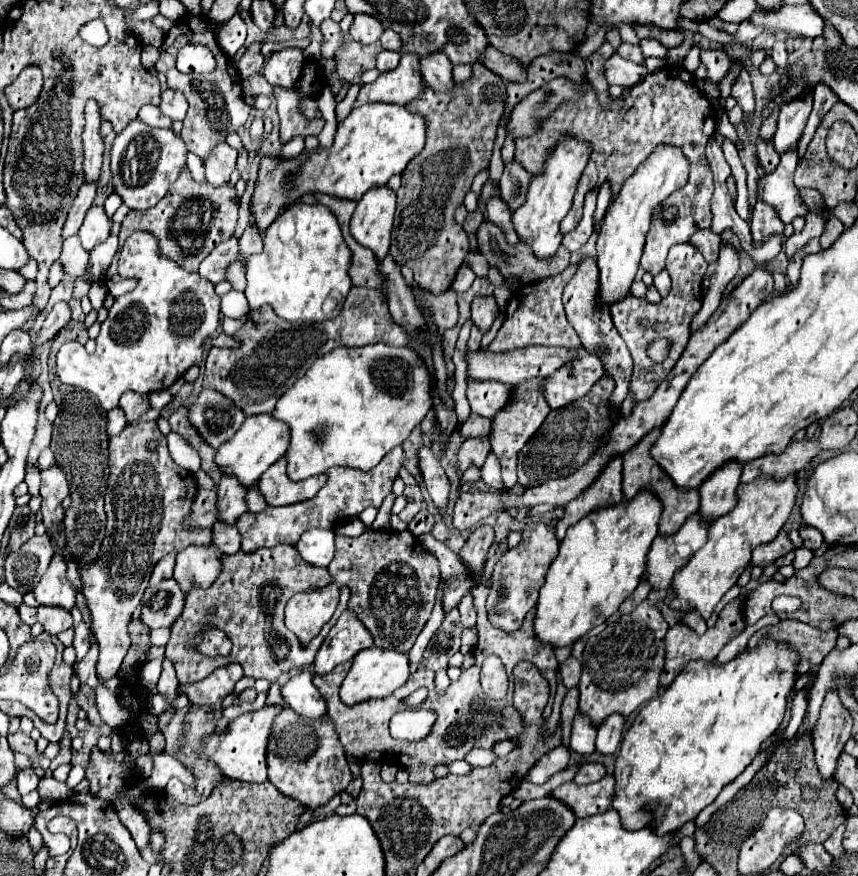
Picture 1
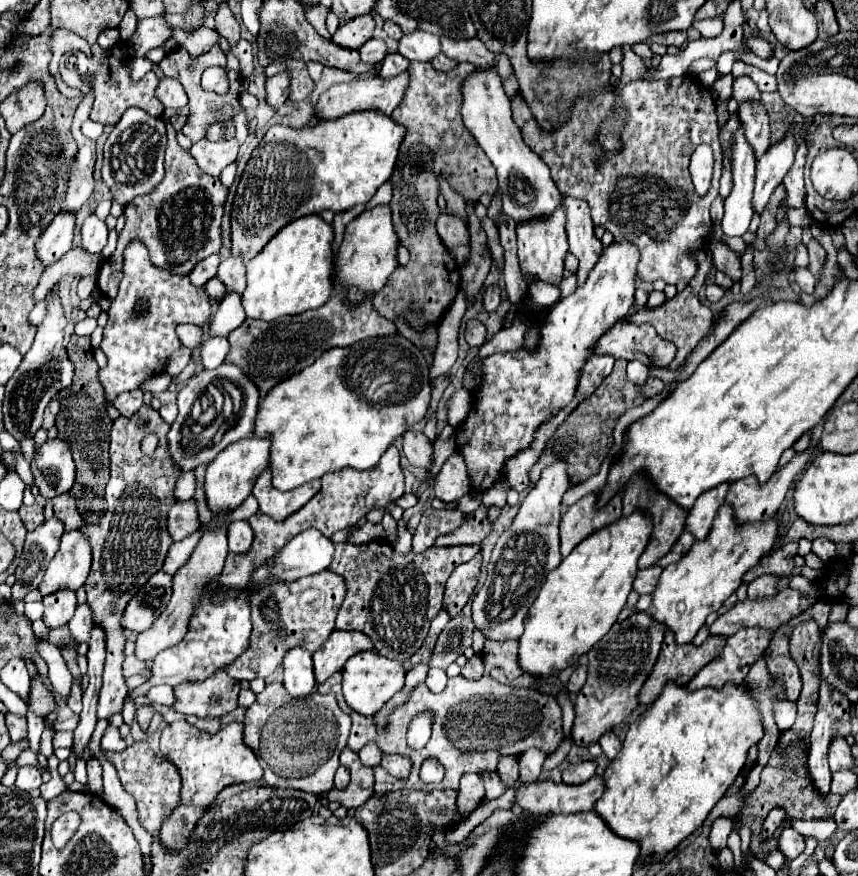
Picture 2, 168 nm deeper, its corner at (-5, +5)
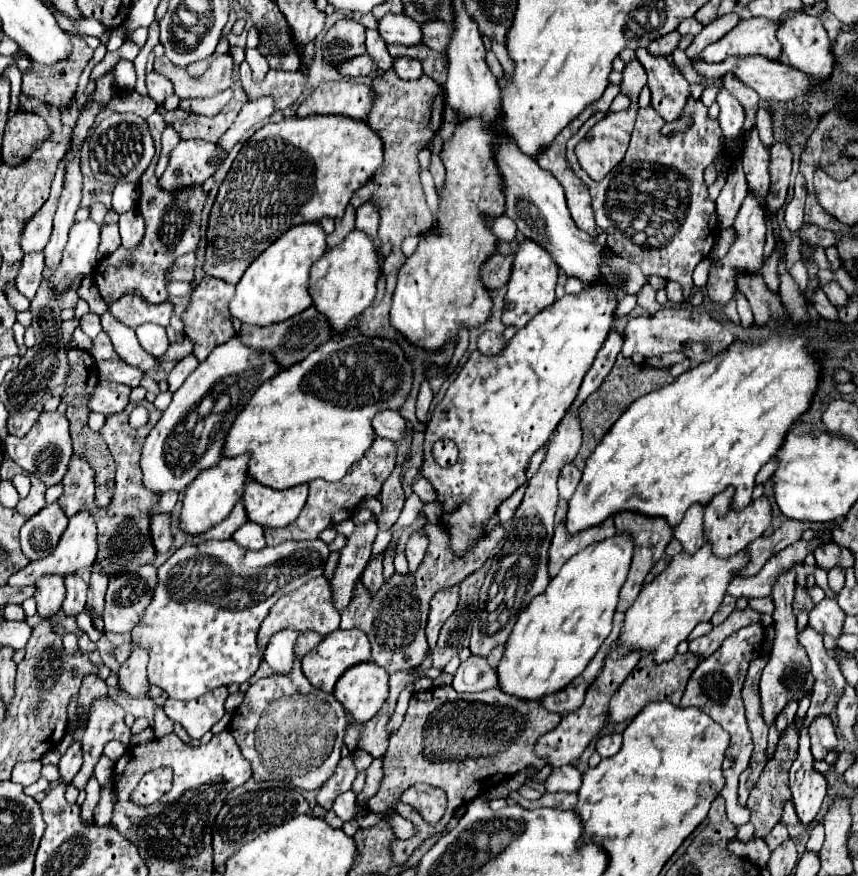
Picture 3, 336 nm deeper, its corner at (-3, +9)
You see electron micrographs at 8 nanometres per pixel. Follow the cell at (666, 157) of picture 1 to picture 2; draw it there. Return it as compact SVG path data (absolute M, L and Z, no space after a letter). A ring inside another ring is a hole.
M613 242L603 250L587 282L543 314L535 350L521 348L479 360L481 374L475 378L471 392L471 410L455 430L455 446L467 462L473 494L481 494L499 482L505 474L507 460L531 448L539 426L549 422L573 400L579 374L595 350L597 340L633 306L637 262L639 252L633 244Z

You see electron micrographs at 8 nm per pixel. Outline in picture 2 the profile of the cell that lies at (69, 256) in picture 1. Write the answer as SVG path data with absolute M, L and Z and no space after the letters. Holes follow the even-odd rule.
M83 248L79 250L69 250L61 260L59 264L53 264L51 268L45 268L39 284L35 286L35 292L33 292L33 300L35 304L39 304L45 296L47 296L47 290L53 288L55 282L59 282L61 278L65 276L97 276L99 272L99 264L101 264L101 256L87 256L83 252Z

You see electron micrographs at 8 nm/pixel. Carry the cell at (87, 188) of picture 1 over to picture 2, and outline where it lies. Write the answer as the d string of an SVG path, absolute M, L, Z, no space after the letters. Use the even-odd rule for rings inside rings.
M57 214L53 222L43 230L35 244L37 258L43 266L51 266L53 262L61 260L61 256L71 248L73 240L73 226L75 226L75 214L63 216Z

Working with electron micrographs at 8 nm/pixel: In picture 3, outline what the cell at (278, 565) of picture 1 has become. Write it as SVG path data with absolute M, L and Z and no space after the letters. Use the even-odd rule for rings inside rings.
M317 576L313 580L309 580L309 584L303 584L301 588L289 592L289 596L281 596L281 600L277 600L277 604L273 604L273 608L269 610L267 618L261 624L259 636L257 636L257 646L261 656L265 656L265 648L269 644L269 638L281 630L295 630L295 632L317 632L321 636L327 636L329 632L339 628L339 612L333 606L333 594L331 594L331 584L325 576Z

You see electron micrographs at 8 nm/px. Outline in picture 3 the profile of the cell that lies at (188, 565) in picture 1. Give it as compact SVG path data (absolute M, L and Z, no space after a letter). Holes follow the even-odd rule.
M131 642L131 654L119 670L121 690L125 690L127 694L131 694L135 698L143 698L149 692L147 672L145 672L147 660L149 660L147 656L149 656L149 652L145 652L145 648L137 648L137 644Z

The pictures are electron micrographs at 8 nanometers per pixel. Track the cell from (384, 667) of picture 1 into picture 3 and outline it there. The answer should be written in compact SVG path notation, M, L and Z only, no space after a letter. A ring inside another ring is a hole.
M373 662L357 664L343 672L333 694L353 714L355 722L367 722L389 696L389 674Z

